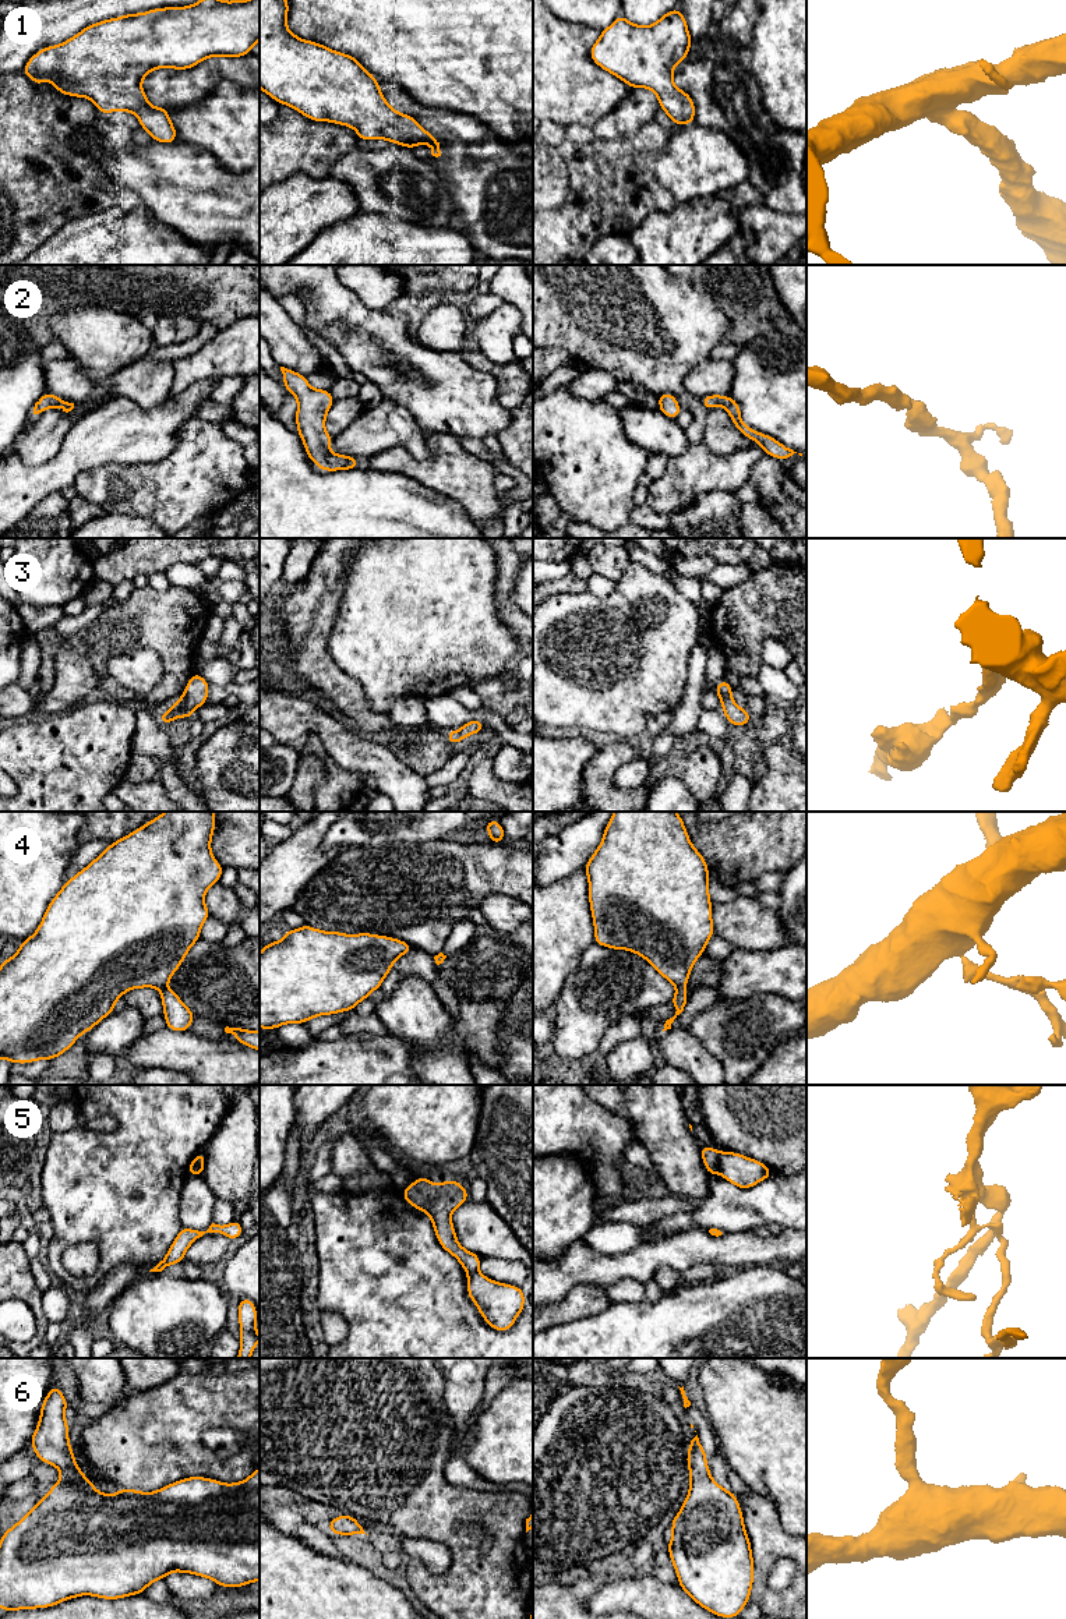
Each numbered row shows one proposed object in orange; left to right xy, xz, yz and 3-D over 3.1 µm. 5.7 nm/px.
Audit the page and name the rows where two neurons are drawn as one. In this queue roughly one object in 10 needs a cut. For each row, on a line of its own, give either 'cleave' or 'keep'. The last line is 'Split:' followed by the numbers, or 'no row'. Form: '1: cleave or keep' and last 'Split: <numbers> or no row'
1: keep
2: keep
3: keep
4: keep
5: cleave
6: keep
Split: 5

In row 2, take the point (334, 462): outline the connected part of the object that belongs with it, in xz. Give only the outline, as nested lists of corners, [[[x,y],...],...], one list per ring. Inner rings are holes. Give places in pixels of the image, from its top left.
[[[280,367],[286,390],[297,397],[296,425],[310,460],[324,471],[359,469],[359,459],[329,452],[333,436],[325,431],[325,417],[335,403],[329,390],[313,389],[308,379]]]

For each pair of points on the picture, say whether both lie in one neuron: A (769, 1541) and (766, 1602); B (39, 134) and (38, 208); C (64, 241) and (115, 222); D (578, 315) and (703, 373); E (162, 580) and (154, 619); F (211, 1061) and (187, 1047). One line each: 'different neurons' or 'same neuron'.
A: same neuron
B: same neuron
C: same neuron
D: different neurons
E: different neurons
F: same neuron

